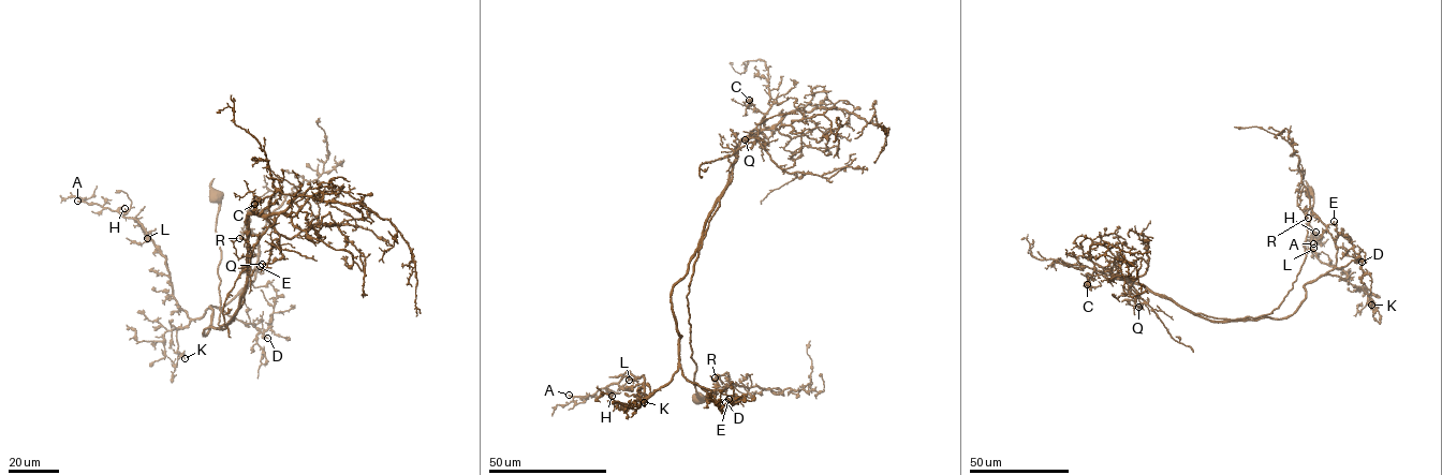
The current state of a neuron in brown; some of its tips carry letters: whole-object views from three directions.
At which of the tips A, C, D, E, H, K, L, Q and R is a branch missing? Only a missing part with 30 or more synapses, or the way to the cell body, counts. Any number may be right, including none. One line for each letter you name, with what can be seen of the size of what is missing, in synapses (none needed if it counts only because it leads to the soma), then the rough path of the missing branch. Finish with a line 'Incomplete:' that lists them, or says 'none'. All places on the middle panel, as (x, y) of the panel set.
A: about 60 synapses; missing branch runs (569, 395), (560, 385), (563, 382), (572, 382), (572, 377), (557, 376)
Incomplete: A

